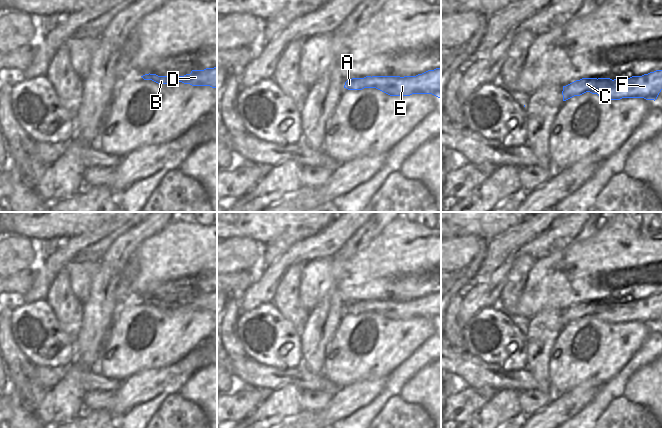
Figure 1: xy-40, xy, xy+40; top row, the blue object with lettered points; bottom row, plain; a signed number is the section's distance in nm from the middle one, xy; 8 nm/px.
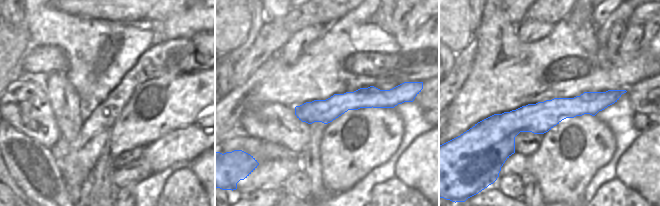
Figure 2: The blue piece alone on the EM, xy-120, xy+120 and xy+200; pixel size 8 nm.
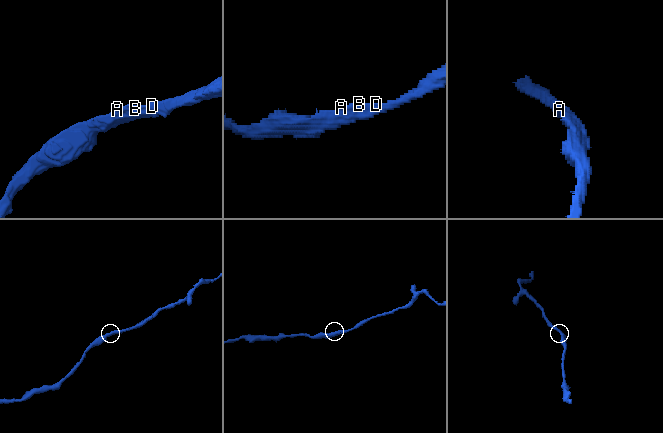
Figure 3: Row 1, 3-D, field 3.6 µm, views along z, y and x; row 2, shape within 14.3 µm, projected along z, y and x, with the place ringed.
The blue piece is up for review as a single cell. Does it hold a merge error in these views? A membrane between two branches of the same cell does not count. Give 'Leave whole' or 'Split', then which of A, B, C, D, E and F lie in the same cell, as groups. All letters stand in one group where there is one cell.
Leave whole. Groups: A B C D E F

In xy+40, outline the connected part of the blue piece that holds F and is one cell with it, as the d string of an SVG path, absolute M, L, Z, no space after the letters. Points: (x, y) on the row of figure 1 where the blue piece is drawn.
M662 70L630 78L582 78L563 86L563 101L586 92L608 100L644 98L656 100L662 90Z

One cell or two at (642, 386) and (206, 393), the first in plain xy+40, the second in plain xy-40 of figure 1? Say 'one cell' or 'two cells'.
one cell

